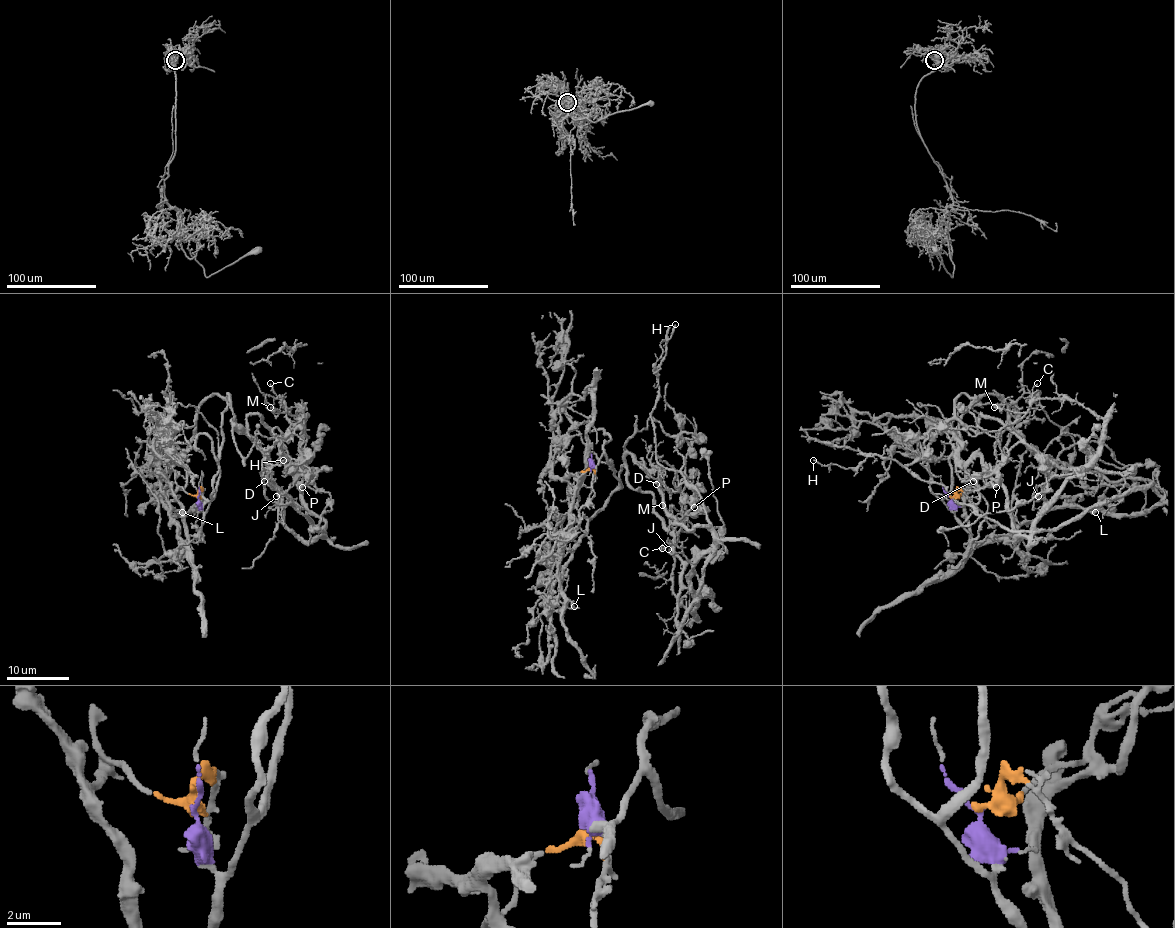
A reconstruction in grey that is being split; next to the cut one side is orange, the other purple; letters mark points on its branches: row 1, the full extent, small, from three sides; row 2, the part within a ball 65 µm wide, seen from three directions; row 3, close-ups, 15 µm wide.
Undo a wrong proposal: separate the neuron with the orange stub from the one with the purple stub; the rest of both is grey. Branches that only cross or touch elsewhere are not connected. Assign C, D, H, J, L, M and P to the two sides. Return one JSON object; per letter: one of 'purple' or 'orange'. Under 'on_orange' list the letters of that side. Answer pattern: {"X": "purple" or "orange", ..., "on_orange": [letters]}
{"C": "purple", "D": "purple", "H": "purple", "J": "purple", "L": "orange", "M": "purple", "P": "purple", "on_orange": ["L"]}

